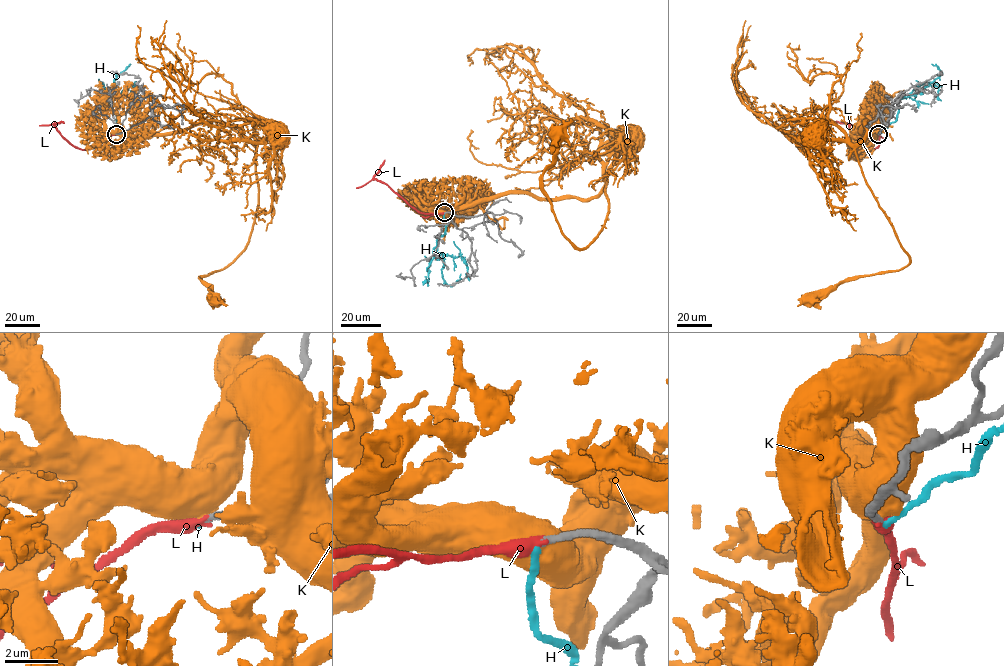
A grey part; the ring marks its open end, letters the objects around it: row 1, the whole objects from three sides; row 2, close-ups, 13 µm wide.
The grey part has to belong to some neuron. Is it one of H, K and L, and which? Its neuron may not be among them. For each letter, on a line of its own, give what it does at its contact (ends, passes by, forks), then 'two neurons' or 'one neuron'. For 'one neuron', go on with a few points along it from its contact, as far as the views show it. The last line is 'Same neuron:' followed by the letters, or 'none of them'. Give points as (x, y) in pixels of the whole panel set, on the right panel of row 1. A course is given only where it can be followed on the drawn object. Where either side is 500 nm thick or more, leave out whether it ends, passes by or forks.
H: it ends; two neurons
K: two neurons
L: it ends; one neuron; course (878, 134), (879, 145), (867, 149), (852, 137), (848, 124), (833, 123)
Same neuron: L

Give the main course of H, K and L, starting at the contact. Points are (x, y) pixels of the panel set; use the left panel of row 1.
H: (116, 134), (116, 115), (106, 93), (114, 93), (114, 80), (130, 64)
K: (116, 134), (219, 121), (255, 148), (254, 223), (235, 259), (201, 278), (215, 298)
L: (116, 134), (87, 149), (80, 149), (62, 136), (54, 124), (64, 123)

